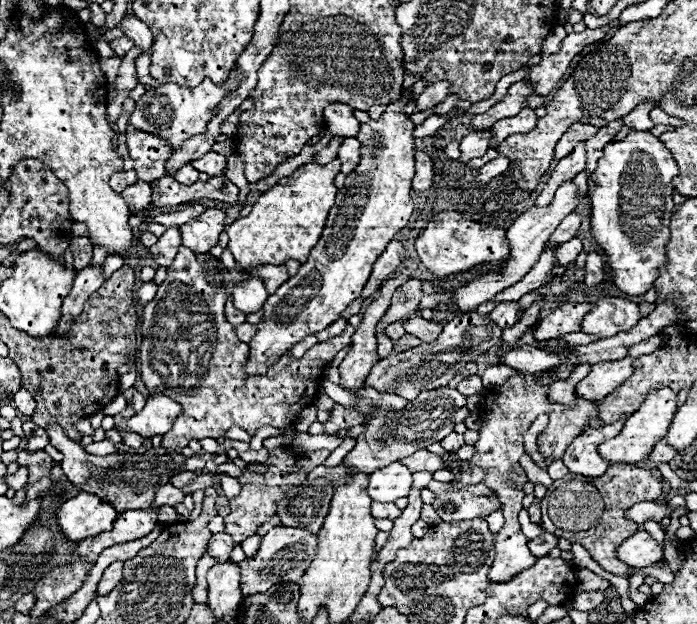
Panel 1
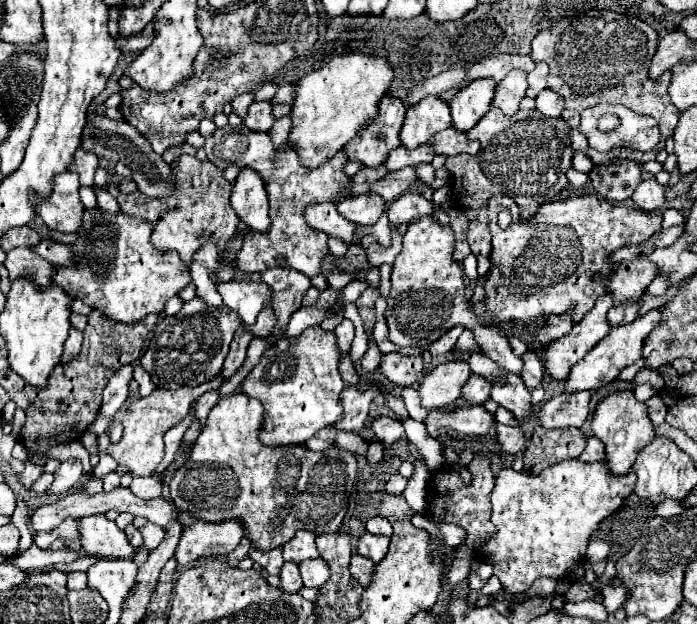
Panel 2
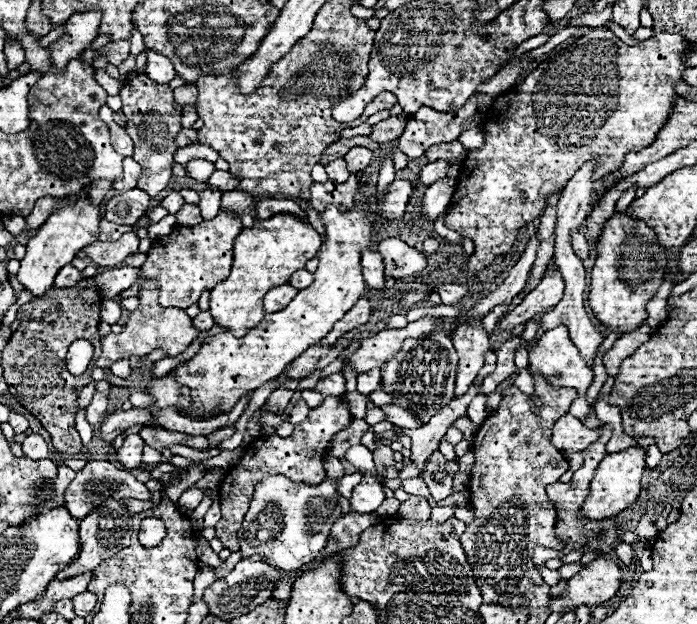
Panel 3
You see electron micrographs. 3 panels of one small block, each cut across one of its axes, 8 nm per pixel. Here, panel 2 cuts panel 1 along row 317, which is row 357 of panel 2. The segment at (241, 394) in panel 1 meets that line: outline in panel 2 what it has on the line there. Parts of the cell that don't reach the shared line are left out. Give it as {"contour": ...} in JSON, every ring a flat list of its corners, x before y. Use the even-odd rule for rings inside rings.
{"contour":[[194,298,184,302,178,314,158,320,152,332,152,340,140,358,140,364,150,372,156,386,164,386,168,390,176,390,180,386,196,386,196,380,212,380,220,374,232,334,240,324,240,318,230,308,212,308,204,304,204,300]]}

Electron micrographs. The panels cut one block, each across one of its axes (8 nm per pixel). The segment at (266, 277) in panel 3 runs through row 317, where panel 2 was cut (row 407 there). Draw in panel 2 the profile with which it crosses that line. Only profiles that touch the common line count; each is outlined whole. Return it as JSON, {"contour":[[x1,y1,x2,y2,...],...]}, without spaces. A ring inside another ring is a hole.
{"contour":[[244,392,220,396,192,448,190,462,184,462,168,484,174,504,206,522,240,518,260,550,286,544,296,530,336,532,356,480,356,455,336,446,326,452,312,452,301,444,264,446,260,442,262,412,264,406],[288,448,297,448,297,456,287,455]]}

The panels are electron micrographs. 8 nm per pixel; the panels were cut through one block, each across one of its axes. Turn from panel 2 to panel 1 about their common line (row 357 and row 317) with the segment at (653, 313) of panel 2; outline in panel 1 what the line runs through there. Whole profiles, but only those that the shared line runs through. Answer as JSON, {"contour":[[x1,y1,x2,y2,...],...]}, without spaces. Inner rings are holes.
{"contour":[[602,298,596,308,584,316,582,332,600,338,632,330,640,320,640,306,626,298]]}

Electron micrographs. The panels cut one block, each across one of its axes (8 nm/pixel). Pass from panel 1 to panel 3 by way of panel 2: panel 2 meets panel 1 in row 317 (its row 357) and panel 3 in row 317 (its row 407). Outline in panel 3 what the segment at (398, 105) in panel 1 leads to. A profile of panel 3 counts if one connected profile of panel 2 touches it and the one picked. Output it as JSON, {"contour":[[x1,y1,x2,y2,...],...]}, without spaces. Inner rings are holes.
{"contour":[[364,198,348,210,338,210,328,204,318,218,326,238,318,252,320,264,314,272,314,282,300,290,284,310,266,314,262,322,250,328,242,338,236,338,232,332,208,336,192,360,176,366,180,384,192,388,192,412,182,414,190,418,210,418,212,412,230,412,248,390,256,390,264,382,276,378,306,348,318,344,332,330,334,322,360,300,366,288,360,268,360,252,370,246,372,236,370,204]]}

